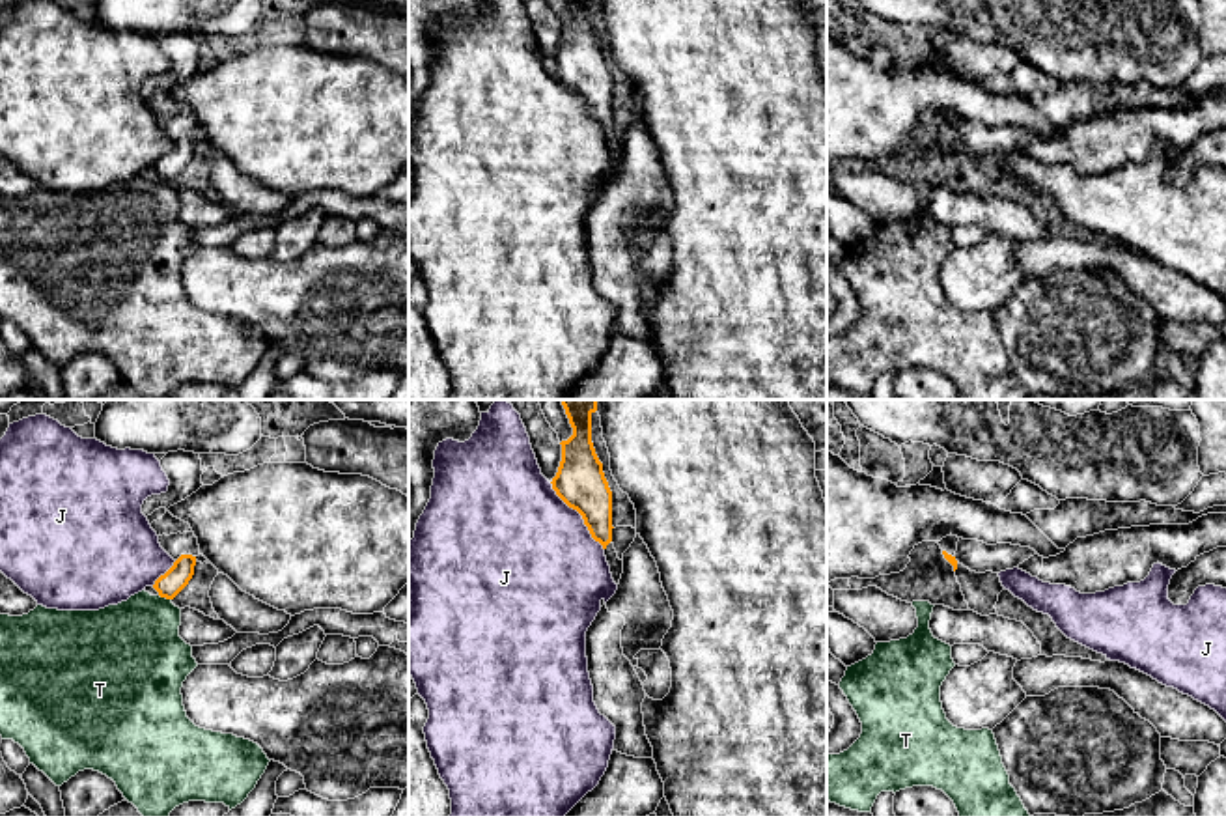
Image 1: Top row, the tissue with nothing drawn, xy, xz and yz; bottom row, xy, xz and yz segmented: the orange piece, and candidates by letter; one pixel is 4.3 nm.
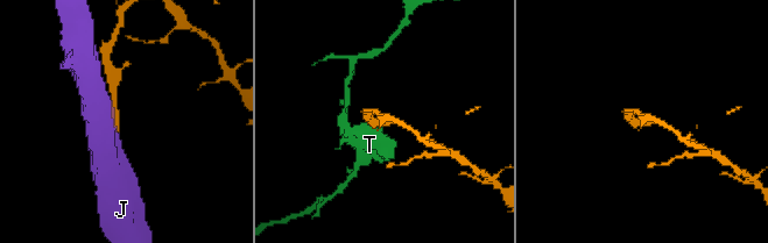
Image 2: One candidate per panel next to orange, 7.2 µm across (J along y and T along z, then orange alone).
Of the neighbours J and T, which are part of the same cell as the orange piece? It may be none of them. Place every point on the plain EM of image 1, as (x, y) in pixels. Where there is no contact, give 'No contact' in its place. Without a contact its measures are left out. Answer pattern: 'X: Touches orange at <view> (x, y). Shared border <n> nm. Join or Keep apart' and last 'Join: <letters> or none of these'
J: Touches orange at xz (581, 96). Shared border 380 nm. Keep apart
T: Touches orange at xy (165, 178). Shared border 60 nm. Keep apart
Join: none of these

